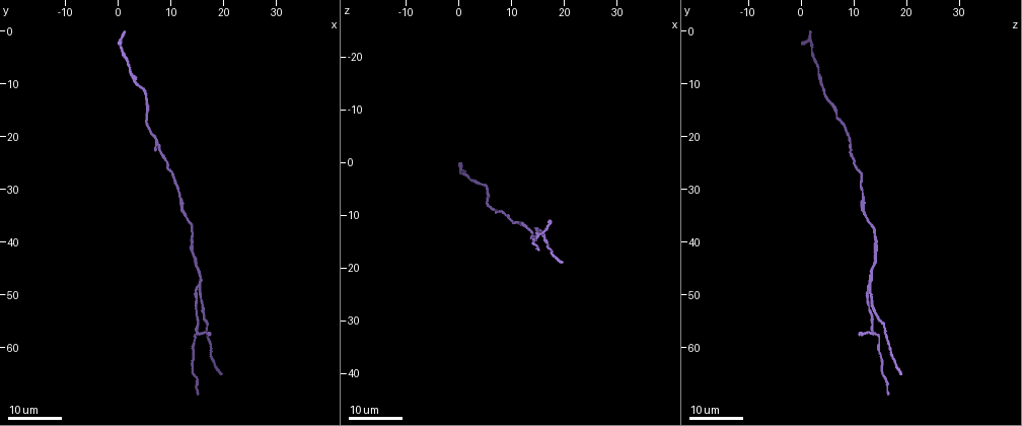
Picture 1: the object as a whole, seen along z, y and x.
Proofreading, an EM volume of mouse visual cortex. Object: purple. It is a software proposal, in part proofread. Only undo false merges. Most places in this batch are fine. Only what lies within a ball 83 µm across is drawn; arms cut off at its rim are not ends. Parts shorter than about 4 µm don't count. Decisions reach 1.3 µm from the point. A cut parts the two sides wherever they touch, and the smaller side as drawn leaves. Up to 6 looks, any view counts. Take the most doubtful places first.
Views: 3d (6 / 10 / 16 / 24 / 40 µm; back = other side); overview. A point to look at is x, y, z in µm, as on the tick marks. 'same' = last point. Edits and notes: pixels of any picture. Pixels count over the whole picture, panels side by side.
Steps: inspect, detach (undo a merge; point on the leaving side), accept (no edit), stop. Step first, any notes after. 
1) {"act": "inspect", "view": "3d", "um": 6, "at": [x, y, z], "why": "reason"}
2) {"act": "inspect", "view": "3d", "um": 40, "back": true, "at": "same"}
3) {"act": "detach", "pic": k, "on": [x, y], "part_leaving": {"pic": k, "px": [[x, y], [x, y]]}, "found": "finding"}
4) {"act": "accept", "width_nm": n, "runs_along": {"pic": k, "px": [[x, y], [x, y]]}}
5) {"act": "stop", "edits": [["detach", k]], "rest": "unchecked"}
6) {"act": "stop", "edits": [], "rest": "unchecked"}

{"act": "inspect", "view": "3d", "um": 24, "at": [15.0, 48.5, 13.0], "why": "branch point"}

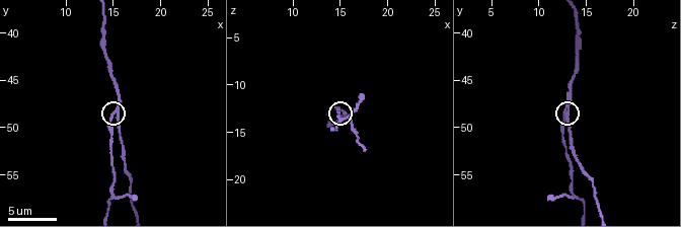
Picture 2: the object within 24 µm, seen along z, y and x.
{"act": "inspect", "view": "3d", "um": 6, "at": [15.2, 48.8, 12.8], "why": "closer look"}

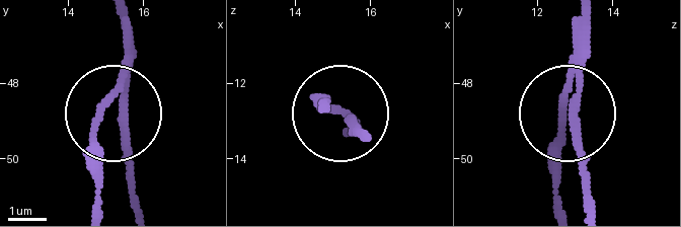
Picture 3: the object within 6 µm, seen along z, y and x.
{"act": "inspect", "view": "3d", "um": 6, "back": true, "at": [15.15, 48.70, 12.80]}

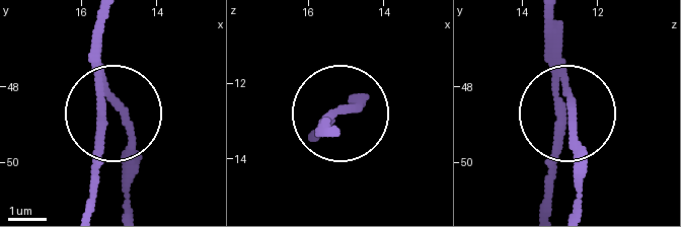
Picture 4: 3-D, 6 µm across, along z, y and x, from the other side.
{"act": "accept", "runs_along": {"pic": 4, "px": [[105, 23], [95, 82], [108, 121], [92, 208]]}, "found": "one neuron here"}

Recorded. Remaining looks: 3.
{"act": "inspect", "view": "3d", "um": 24, "at": [12.5, 35.0, 12.5], "why": "thick turns thin"}

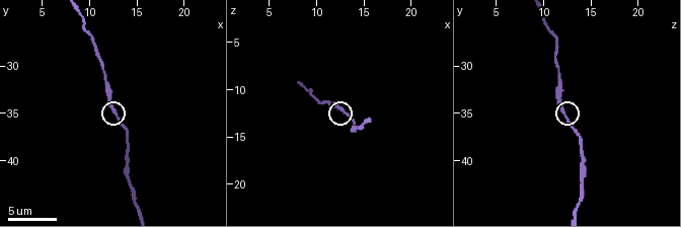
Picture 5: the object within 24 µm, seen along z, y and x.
{"act": "inspect", "view": "3d", "um": 10, "at": [12.6, 34.6, 12.0]}

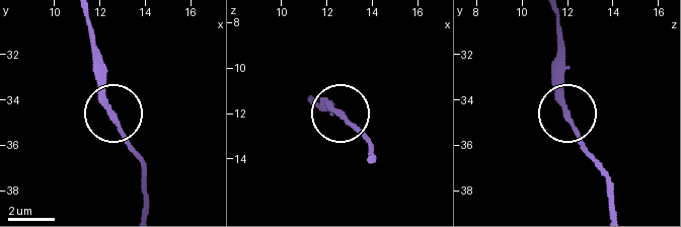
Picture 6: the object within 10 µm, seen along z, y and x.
{"act": "accept", "runs_along": {"pic": 6, "px": [[564, 79], [569, 124], [598, 162]]}, "found": "one neuron here"}

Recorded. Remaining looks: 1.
{"act": "inspect", "view": "3d", "um": 10, "at": [14.4, 42.4, 13.8], "why": "thin neck"}

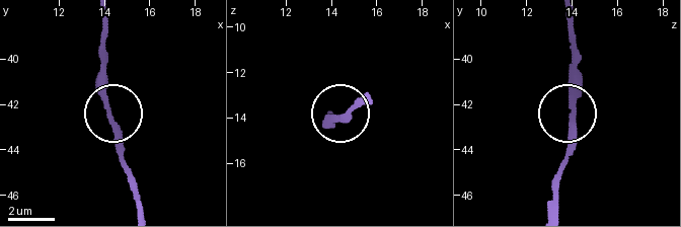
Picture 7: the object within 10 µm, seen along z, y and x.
{"act": "accept", "runs_along": {"pic": 7, "px": [[102, 16], [105, 103], [124, 165]]}, "found": "continuous, no second neuron"}

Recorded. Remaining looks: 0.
{"act": "stop", "edits": [], "rest": "unchecked"}

